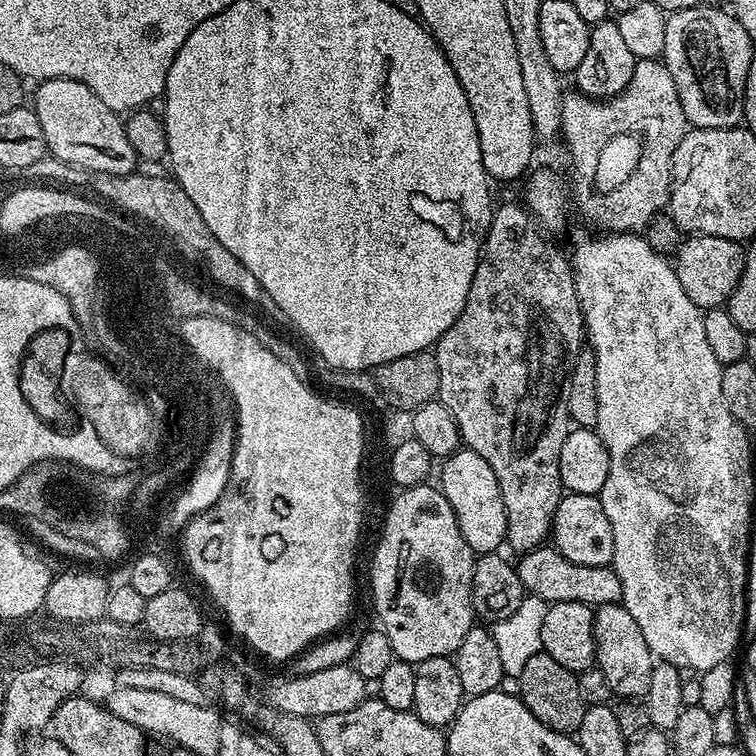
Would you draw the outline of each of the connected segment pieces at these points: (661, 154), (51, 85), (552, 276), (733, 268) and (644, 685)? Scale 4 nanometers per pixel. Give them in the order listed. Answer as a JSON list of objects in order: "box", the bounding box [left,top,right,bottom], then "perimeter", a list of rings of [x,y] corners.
[{"box":[560,58,689,234],"perimeter":[[[660,58],[637,60],[630,82],[616,96],[597,98],[586,96],[579,90],[564,93],[560,115],[562,140],[574,140],[574,132],[599,133],[602,137],[608,134],[618,134],[621,138],[640,136],[640,154],[635,157],[634,166],[646,164],[652,182],[640,202],[640,222],[624,222],[624,226],[634,226],[637,234],[643,233],[648,223],[665,211],[662,202],[668,202],[672,193],[672,155],[689,128],[678,98],[678,86],[674,86],[674,78],[670,78],[670,70]]]},{"box":[31,80,138,176],"perimeter":[[[42,80],[35,85],[36,97],[31,107],[42,126],[48,152],[61,165],[73,164],[100,176],[130,176],[138,168],[138,157],[130,138],[126,138],[125,121],[90,86],[81,80]]]},{"box":[434,203,586,554],"perimeter":[[[523,203],[504,204],[501,208],[499,205],[493,211],[492,221],[488,227],[488,237],[484,239],[480,261],[474,270],[474,282],[470,282],[470,294],[466,298],[466,306],[462,306],[462,314],[458,314],[454,326],[450,326],[450,330],[446,330],[446,334],[442,334],[442,338],[434,345],[440,387],[438,399],[447,406],[450,414],[454,414],[454,422],[458,422],[463,447],[468,448],[474,454],[479,454],[481,458],[486,458],[486,462],[490,462],[490,470],[494,470],[494,478],[498,478],[498,490],[502,490],[502,506],[506,506],[506,526],[508,527],[506,544],[507,547],[512,547],[516,554],[532,552],[549,539],[554,514],[558,510],[558,502],[566,492],[558,470],[562,442],[566,442],[570,431],[570,421],[566,410],[566,390],[574,366],[574,358],[580,353],[586,340],[584,315],[578,302],[578,290],[574,286],[569,257],[565,253],[563,256],[543,234],[545,235],[536,217]]]},{"box":[674,234,744,310],"perimeter":[[[695,234],[681,239],[680,247],[674,253],[674,267],[678,282],[682,282],[682,290],[686,290],[690,302],[702,310],[727,305],[734,286],[738,286],[738,278],[742,278],[744,253],[739,240]]]},{"box":[594,603,654,702],"perimeter":[[[623,603],[601,604],[595,609],[594,642],[596,643],[595,667],[605,676],[611,695],[624,702],[636,702],[644,698],[650,687],[654,657],[650,646],[646,646],[646,637],[642,634],[642,629],[638,627],[638,622],[634,622],[634,618],[630,618],[630,610],[626,610]]]}]

